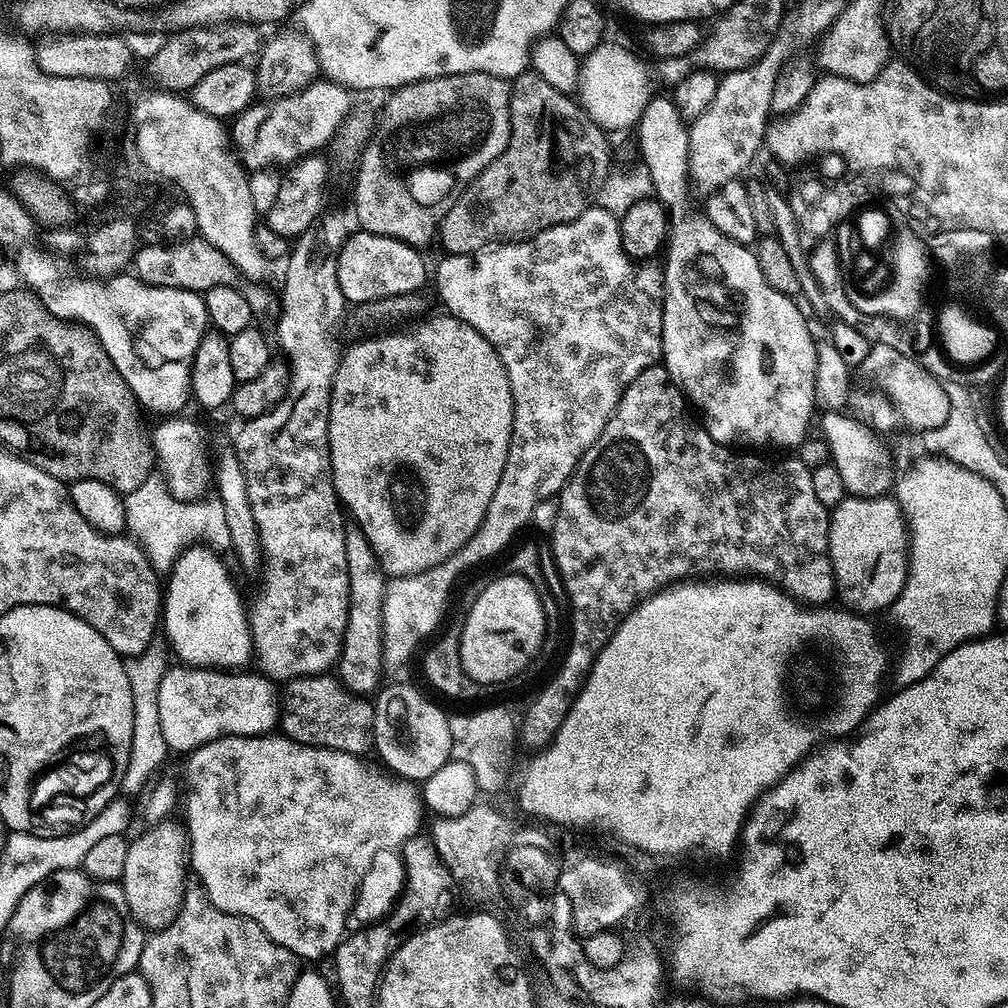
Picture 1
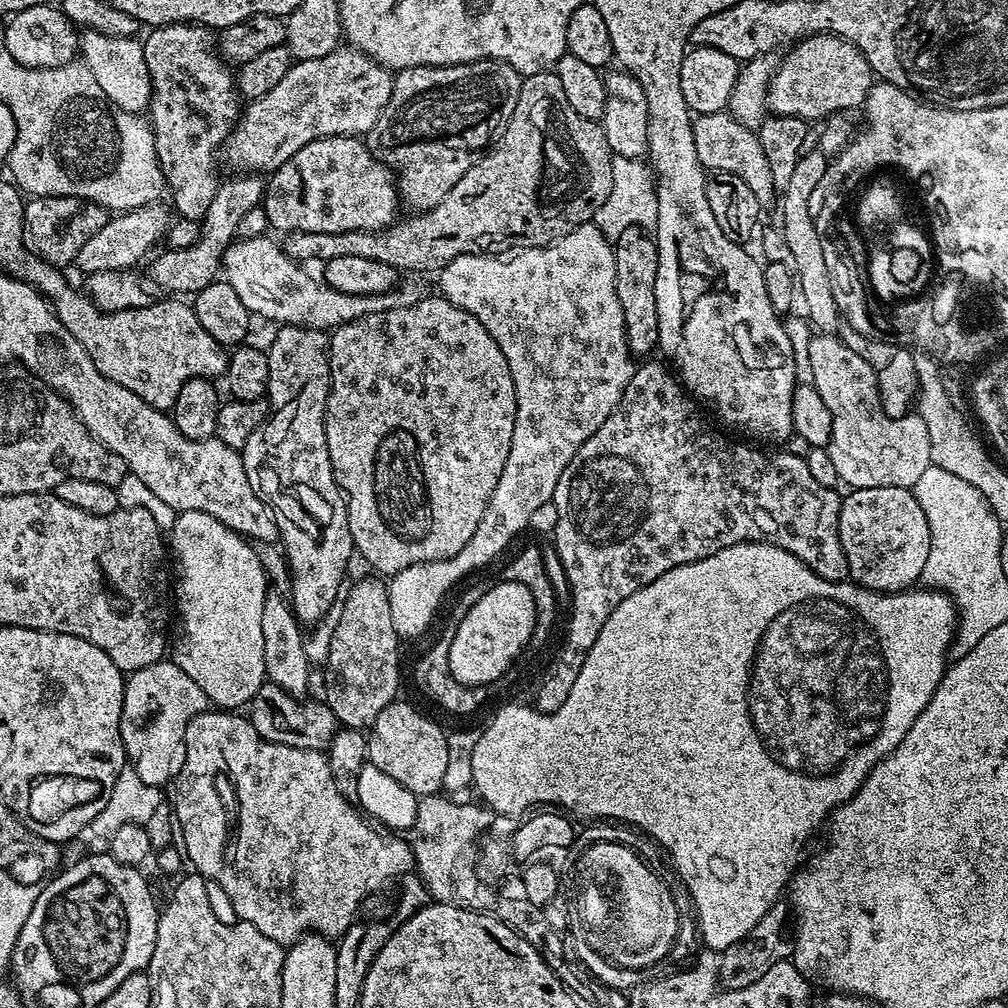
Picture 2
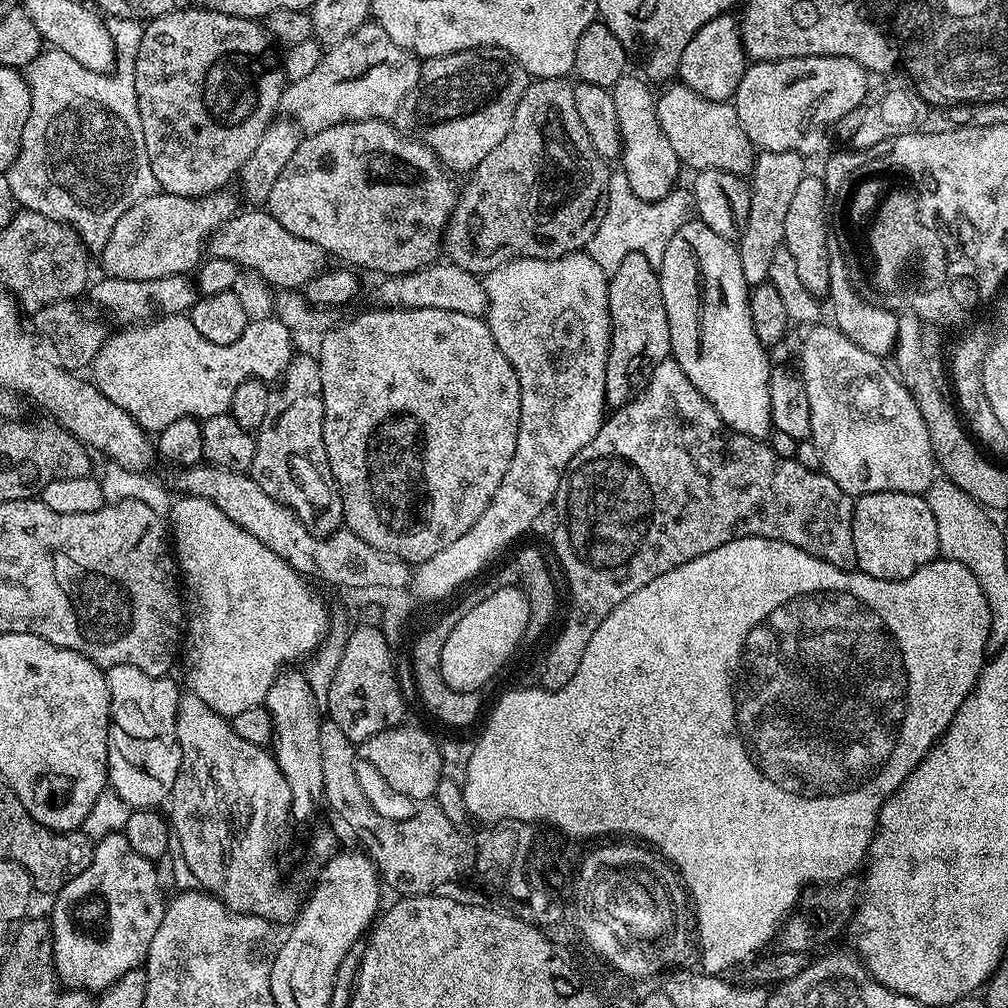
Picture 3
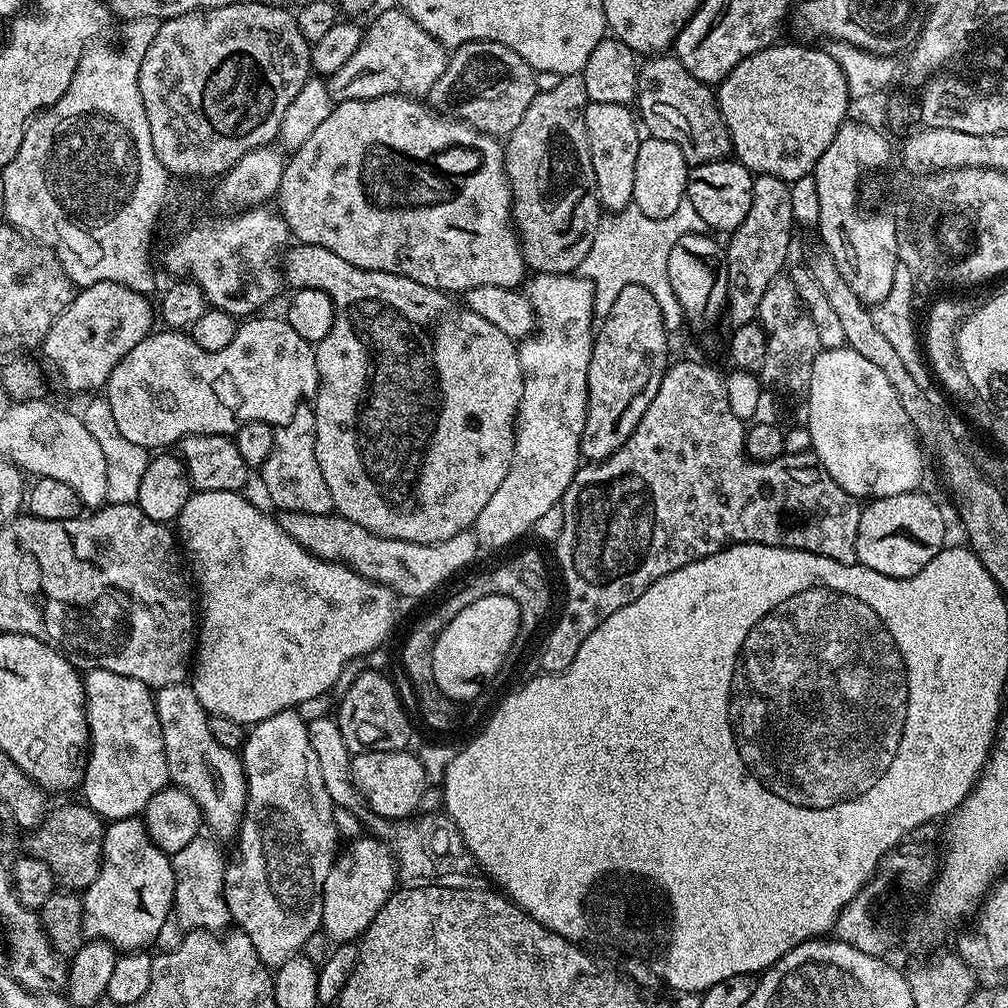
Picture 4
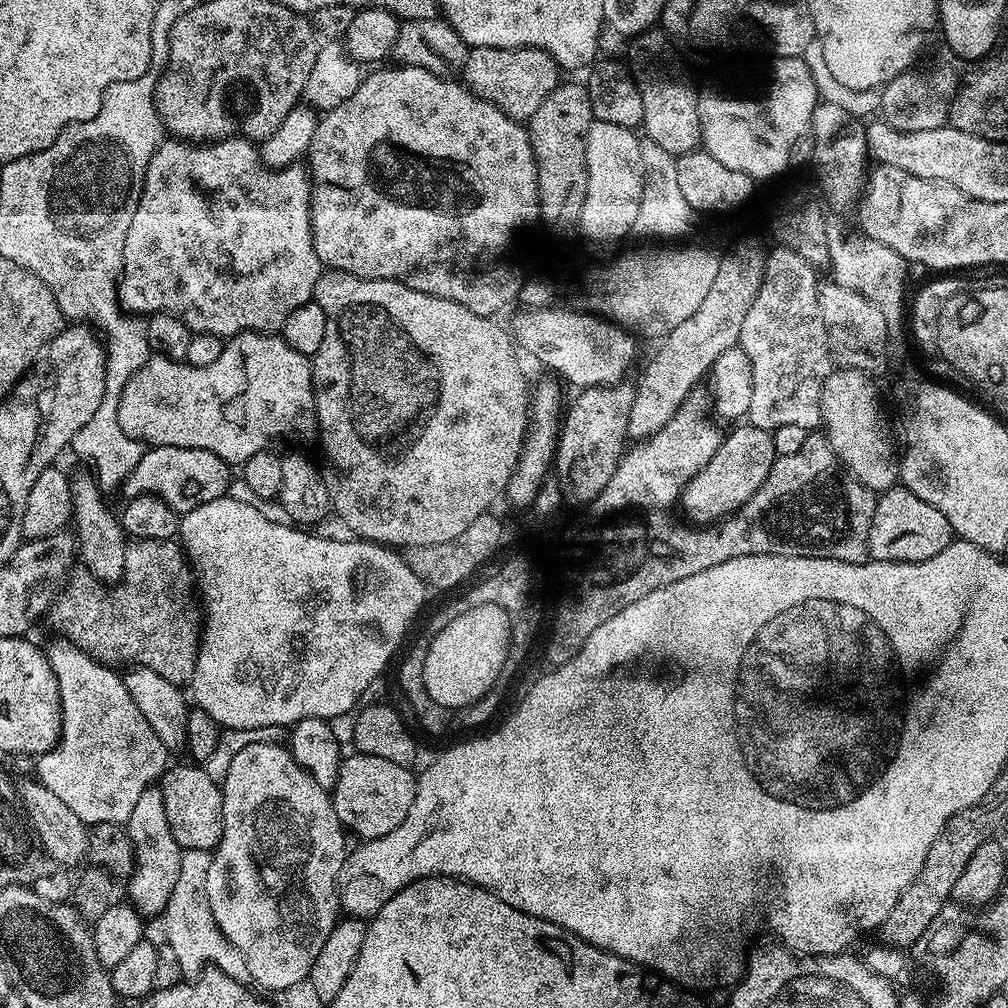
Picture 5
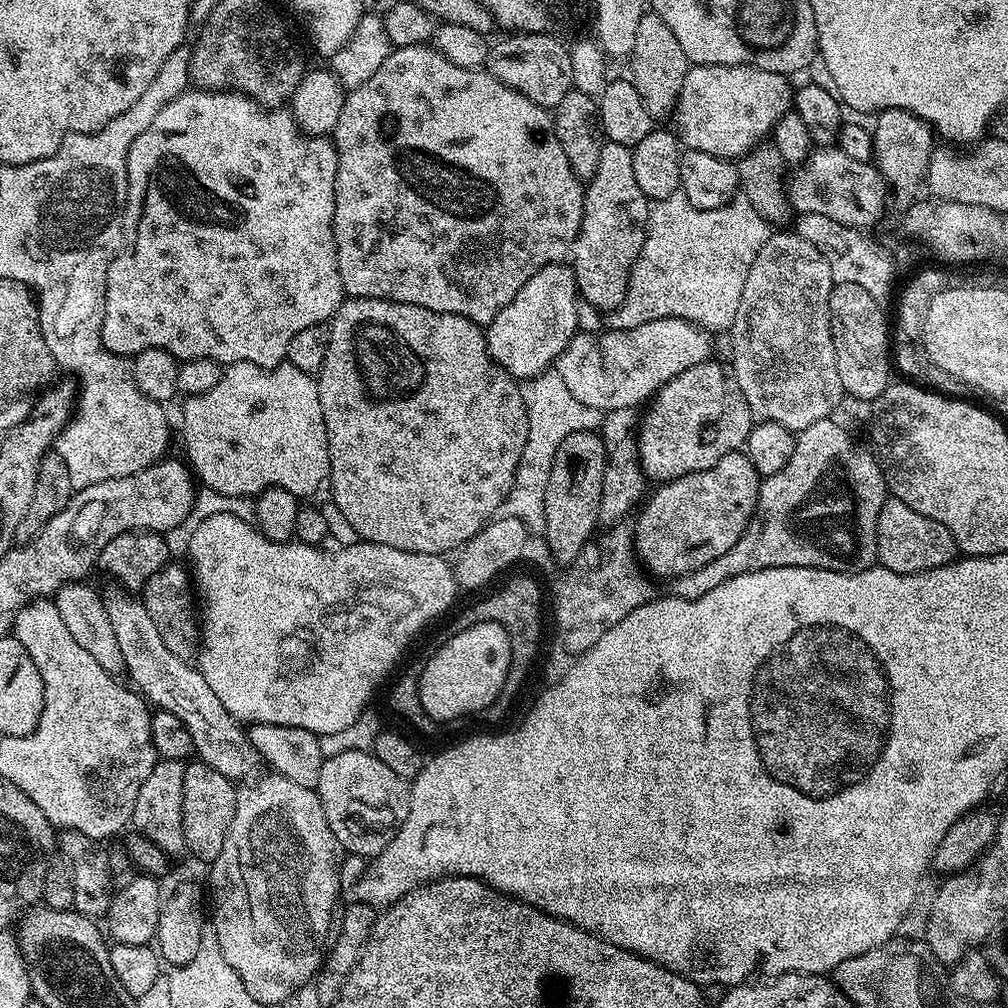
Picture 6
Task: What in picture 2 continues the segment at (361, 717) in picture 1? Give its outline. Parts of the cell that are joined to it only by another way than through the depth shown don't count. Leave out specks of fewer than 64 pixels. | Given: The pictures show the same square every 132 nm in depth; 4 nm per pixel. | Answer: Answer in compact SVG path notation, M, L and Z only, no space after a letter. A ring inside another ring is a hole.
M265 682L253 694L246 708L246 715L251 720L254 730L263 740L273 740L282 746L294 746L302 750L319 752L327 749L338 731L338 721L328 705L319 699L297 698L282 690L277 684Z

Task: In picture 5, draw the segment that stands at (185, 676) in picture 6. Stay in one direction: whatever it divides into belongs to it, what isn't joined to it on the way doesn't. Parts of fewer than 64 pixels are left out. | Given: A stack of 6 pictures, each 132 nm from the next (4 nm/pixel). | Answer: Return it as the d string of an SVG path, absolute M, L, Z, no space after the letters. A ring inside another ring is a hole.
M85 474L85 476L71 477L72 482L72 514L75 517L74 531L75 539L78 541L78 556L84 564L87 573L100 581L105 586L115 585L124 578L124 567L126 566L126 550L128 544L124 529L115 511L108 509L108 504L104 501L105 493L99 484L96 483L95 476Z

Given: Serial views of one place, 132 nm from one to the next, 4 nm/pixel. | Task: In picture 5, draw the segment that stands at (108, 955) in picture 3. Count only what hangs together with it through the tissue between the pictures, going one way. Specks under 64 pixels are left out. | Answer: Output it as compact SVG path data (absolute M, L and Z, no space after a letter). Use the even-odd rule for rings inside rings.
M153 786L142 790L134 806L134 814L130 814L126 827L136 851L136 868L126 880L129 896L127 899L141 916L159 917L166 902L170 902L170 894L174 894L174 886L178 883L178 870L182 866L182 850L178 842L174 842L174 834L170 834L170 822L166 818L166 806L162 803L160 787Z

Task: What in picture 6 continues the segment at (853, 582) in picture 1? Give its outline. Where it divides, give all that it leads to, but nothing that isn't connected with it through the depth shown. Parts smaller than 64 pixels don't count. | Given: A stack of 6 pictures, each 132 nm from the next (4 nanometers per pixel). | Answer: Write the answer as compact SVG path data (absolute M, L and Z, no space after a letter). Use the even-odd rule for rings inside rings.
M895 498L884 503L882 514L878 514L876 531L876 559L883 567L898 574L914 574L951 564L957 556L956 539L946 526L942 526L942 522L934 522L934 518L926 518L926 514L910 510L906 502Z

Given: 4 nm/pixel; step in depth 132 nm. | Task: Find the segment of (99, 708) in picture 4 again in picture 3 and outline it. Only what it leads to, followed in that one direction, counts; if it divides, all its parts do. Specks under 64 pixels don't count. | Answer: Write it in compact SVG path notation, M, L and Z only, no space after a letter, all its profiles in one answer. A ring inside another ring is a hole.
M114 666L104 672L104 677L108 683L110 690L110 721L108 726L108 783L111 791L118 794L118 798L122 798L122 802L126 802L128 807L135 810L137 808L155 808L161 807L160 803L167 801L172 794L172 787L178 778L178 770L180 769L180 747L178 746L178 738L176 737L176 715L178 714L178 702L182 695L182 688L172 681L168 676L151 676L142 670L138 670L138 666Z

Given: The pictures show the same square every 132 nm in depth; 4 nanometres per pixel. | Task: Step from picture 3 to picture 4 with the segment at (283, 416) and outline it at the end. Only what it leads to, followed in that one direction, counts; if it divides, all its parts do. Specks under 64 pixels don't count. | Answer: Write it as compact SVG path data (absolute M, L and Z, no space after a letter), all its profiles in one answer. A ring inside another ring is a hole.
M302 406L290 422L275 429L274 450L258 470L264 483L264 492L277 504L277 509L306 514L329 514L333 511L330 490L316 457L316 413L311 407Z

